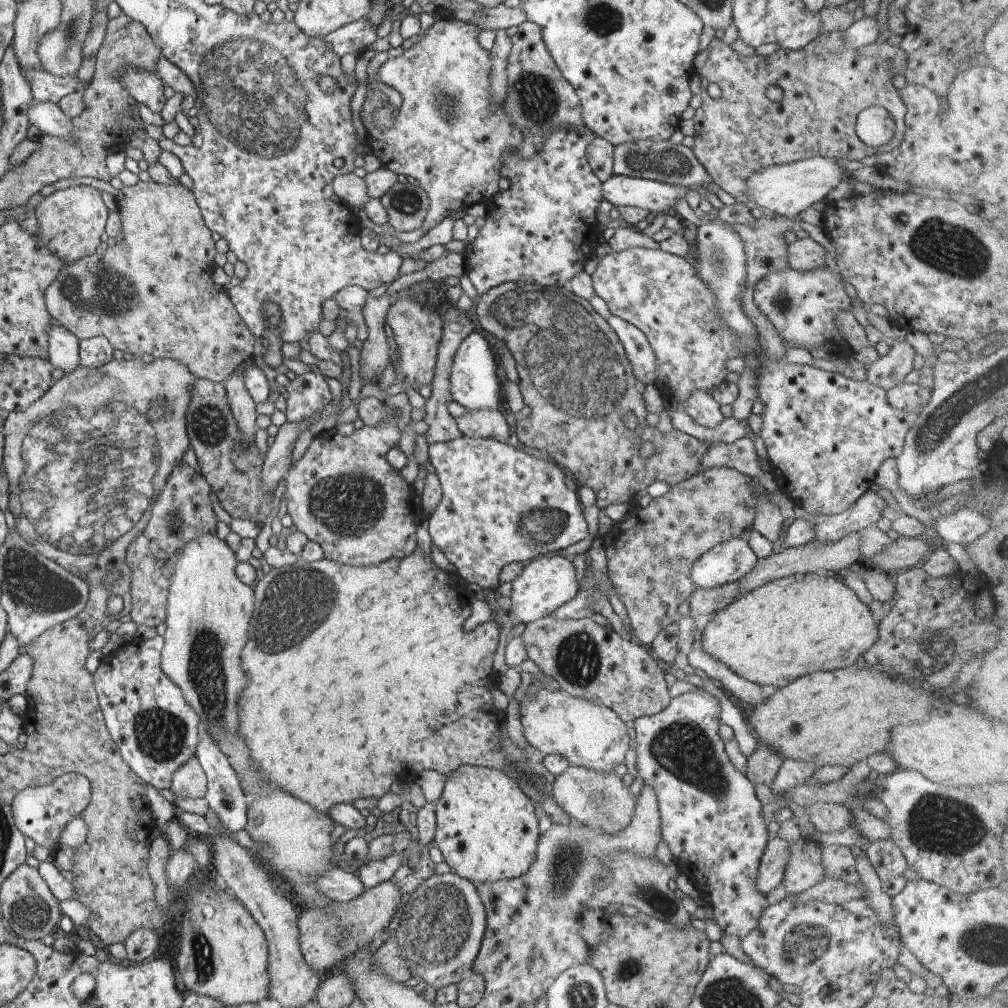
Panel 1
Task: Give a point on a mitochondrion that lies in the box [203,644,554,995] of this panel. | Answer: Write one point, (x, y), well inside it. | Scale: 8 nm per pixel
(439, 925)

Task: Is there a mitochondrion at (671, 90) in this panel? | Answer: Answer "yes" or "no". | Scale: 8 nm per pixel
no

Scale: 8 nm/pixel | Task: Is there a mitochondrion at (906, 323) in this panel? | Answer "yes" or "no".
no

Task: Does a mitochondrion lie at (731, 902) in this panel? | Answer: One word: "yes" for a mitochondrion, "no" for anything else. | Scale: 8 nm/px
no

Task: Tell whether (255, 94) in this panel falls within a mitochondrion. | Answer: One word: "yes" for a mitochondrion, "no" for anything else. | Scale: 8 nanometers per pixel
yes

